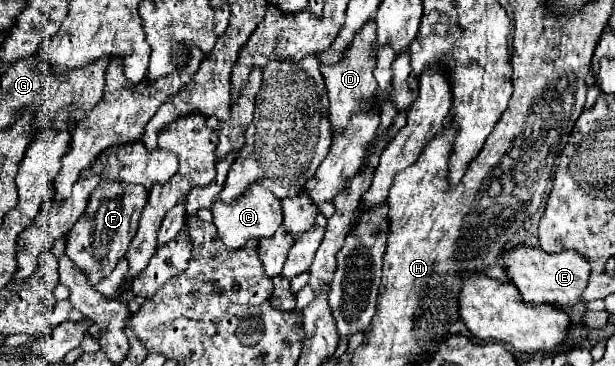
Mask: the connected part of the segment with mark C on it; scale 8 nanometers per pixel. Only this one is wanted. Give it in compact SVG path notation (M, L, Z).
M251 185L243 195L239 195L231 203L215 201L211 207L211 213L213 213L213 223L219 231L219 237L223 239L225 247L229 247L229 249L239 249L249 239L273 237L277 227L283 223L281 201L269 189L263 189L261 185Z

